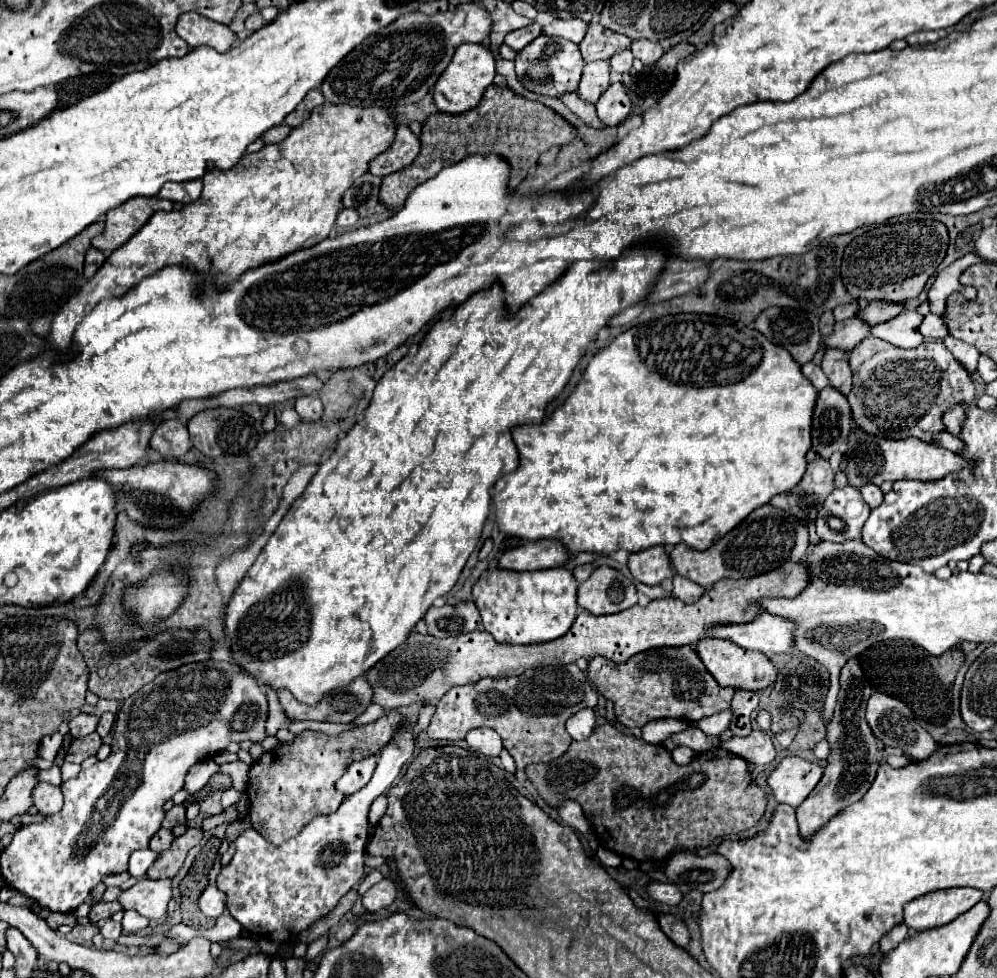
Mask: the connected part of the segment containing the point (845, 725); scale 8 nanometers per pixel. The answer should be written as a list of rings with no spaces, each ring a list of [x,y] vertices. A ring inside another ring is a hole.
[[[850,659],[840,673],[840,695],[838,705],[834,709],[834,717],[826,729],[826,741],[830,743],[830,755],[826,759],[826,769],[820,783],[812,789],[806,801],[796,809],[798,825],[802,837],[812,835],[820,825],[824,825],[830,817],[834,817],[840,809],[856,803],[872,785],[876,771],[882,761],[884,743],[874,737],[872,729],[864,719],[868,697],[872,695],[872,687],[864,681],[864,673],[856,659]]]

